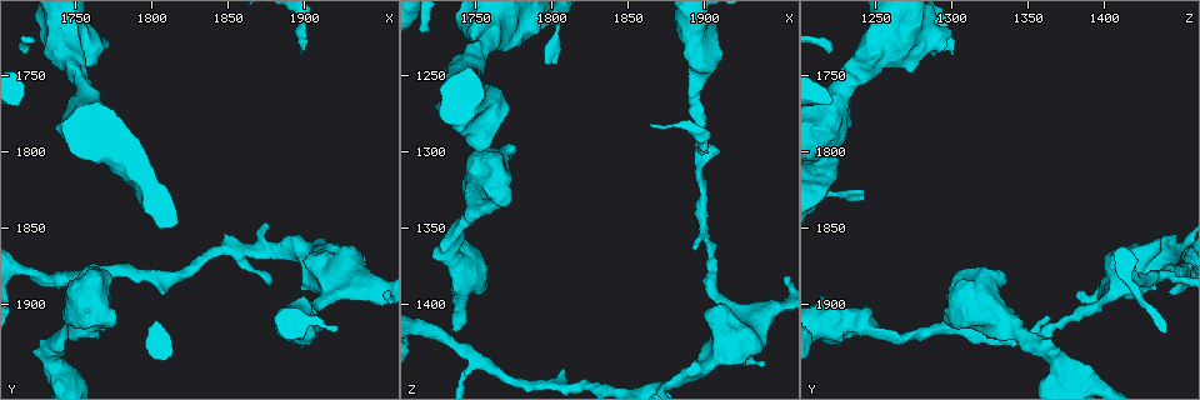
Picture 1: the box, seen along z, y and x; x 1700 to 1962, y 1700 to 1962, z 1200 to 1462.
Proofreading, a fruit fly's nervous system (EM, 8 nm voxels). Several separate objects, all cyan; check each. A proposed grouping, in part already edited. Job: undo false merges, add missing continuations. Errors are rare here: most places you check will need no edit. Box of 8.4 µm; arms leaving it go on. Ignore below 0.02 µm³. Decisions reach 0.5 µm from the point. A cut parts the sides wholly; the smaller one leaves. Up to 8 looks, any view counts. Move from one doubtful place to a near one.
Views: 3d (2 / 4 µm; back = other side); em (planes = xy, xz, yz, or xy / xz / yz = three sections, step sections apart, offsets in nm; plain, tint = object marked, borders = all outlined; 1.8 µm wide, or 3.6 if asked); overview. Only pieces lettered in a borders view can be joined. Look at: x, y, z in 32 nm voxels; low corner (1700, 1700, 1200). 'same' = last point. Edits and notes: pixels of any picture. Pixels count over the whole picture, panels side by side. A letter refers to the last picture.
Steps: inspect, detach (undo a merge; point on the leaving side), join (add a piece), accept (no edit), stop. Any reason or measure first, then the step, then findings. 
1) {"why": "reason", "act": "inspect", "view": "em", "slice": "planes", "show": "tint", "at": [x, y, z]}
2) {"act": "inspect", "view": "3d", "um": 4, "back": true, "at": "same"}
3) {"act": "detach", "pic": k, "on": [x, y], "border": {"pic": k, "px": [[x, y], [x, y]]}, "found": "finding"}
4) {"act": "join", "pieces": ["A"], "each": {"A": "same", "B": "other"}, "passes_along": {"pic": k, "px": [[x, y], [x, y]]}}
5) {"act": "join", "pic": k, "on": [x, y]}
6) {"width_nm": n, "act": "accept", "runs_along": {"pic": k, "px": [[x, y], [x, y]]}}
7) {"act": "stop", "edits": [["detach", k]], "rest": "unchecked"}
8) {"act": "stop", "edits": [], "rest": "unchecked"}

{"why": "calibre changes", "act": "inspect", "view": "em", "um": 3.6, "slice": "planes", "show": "tint", "at": [1898, 1912, 1240]}

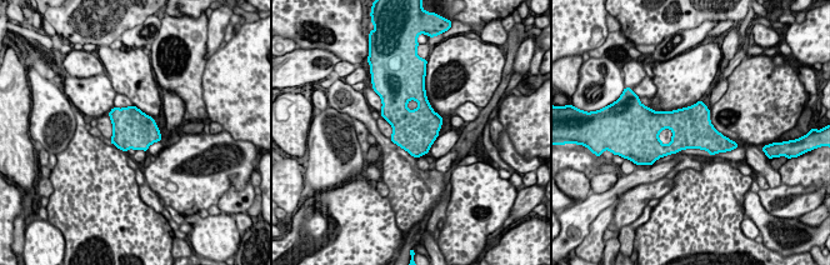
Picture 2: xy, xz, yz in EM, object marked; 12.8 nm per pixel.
{"why": "see the neighbours", "act": "inspect", "view": "em", "um": 3.6, "slice": "planes", "show": "borders", "at": "same"}

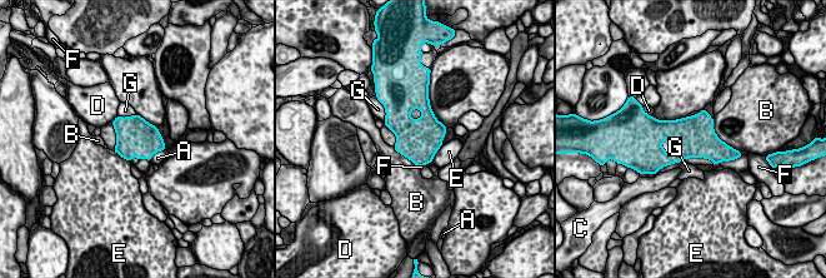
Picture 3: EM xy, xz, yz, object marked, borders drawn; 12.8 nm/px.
{"act": "accept", "each": {"A": "other", "B": "other", "C": "other", "D": "other", "E": "other", "F": "other", "G": "other"}, "border": {"pic": 3, "px": [[712, 119], [714, 132], [736, 150]]}, "found": "one neuron here"}

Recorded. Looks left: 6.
{"why": "free end", "act": "inspect", "view": "em", "um": 3.6, "slice": "planes", "show": "borders", "at": [1770, 1882, 1332]}

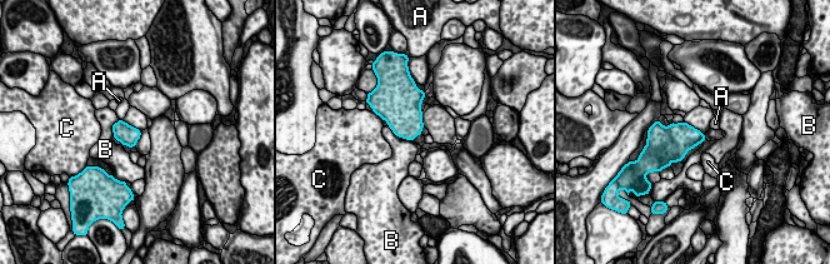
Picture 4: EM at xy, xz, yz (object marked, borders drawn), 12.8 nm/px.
{"longest_contact_nm": ["B", 360], "act": "accept", "each": {"A": "other", "B": "other", "C": "other"}, "found": "no lettered piece goes on from it"}

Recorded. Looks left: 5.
{"why": "an open end", "act": "inspect", "view": "em", "slice": "planes", "show": "borders", "at": [1802, 1830, 1242]}

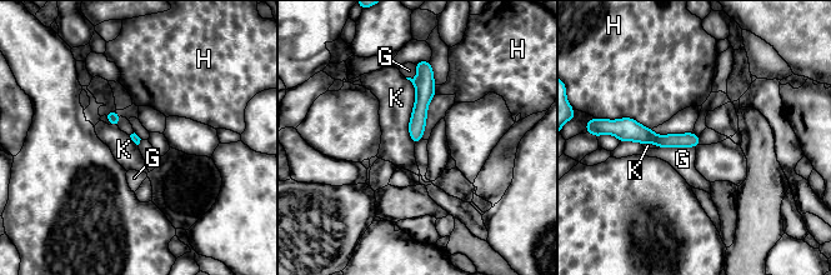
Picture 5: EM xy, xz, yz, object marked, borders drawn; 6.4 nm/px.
{"longest_contact_nm": ["K", 420], "act": "accept", "each": {"G": "other", "H": "other", "K": "other"}, "runs_along": {"pic": 5, "px": [[622, 134], [659, 140], [696, 139]]}, "found": "no lettered piece goes on from it"}

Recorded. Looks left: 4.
{"why": "sudden change in width", "act": "inspect", "view": "em", "um": 3.6, "slice": "xz", "step": 16, "show": "borders", "at": [1744, 1734, 1252]}

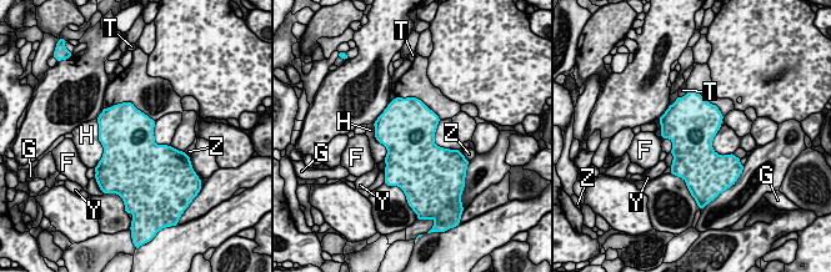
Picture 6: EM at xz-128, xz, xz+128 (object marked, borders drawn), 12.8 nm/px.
{"why": "cut it another way", "act": "inspect", "view": "em", "um": 3.6, "slice": "planes", "show": "borders", "at": "same"}

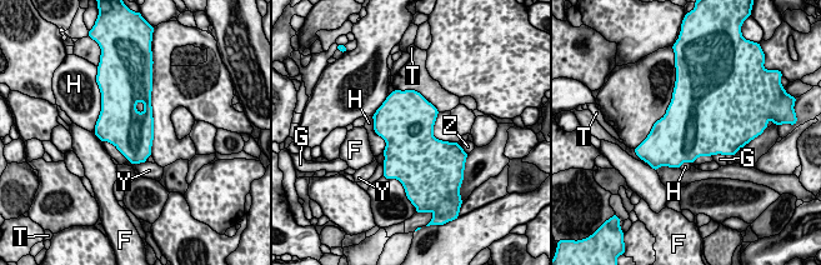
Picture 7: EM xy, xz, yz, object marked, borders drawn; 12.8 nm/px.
{"width_nm": 700, "act": "accept", "each": {"F": "other", "G": "other", "H": "other", "T": "other", "Y": "other", "Z": "other"}, "border": {"pic": 7, "px": [[371, 116], [384, 153]]}, "found": "one neuron here"}

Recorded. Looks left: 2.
{"act": "stop", "edits": [], "rest": "unchecked"}

